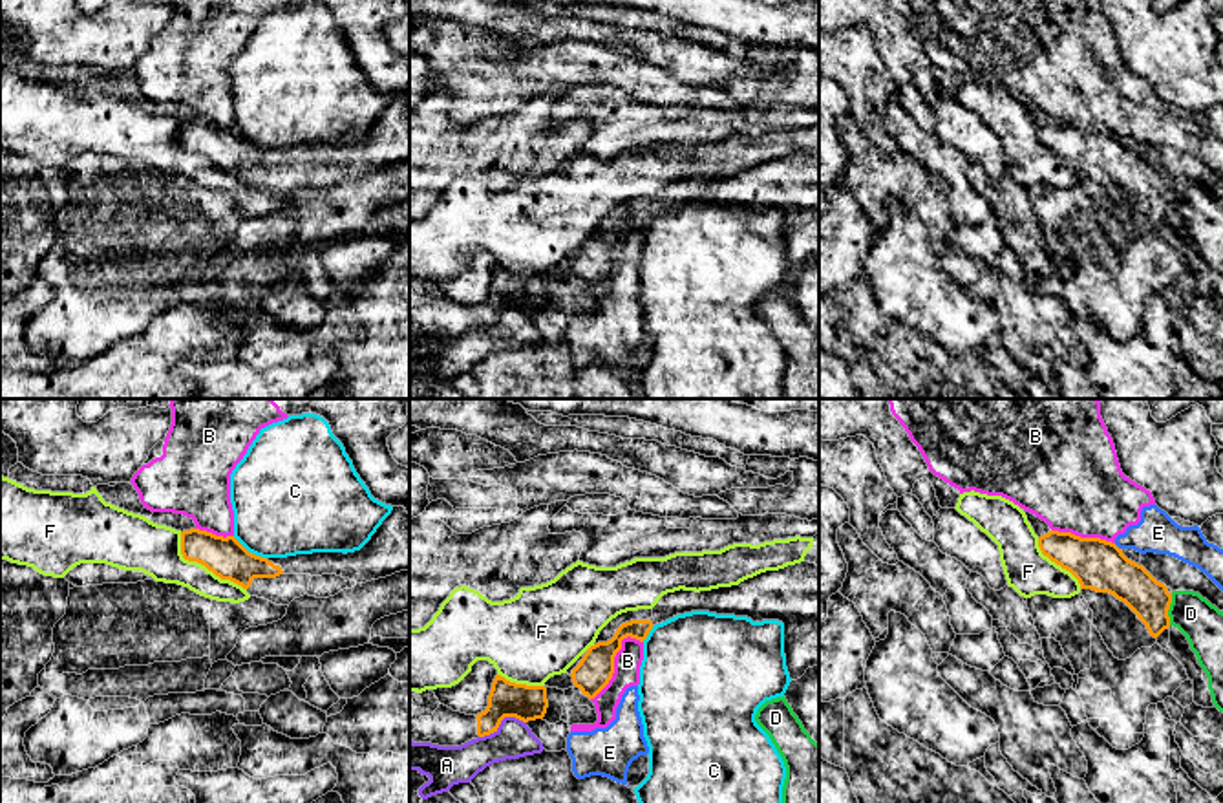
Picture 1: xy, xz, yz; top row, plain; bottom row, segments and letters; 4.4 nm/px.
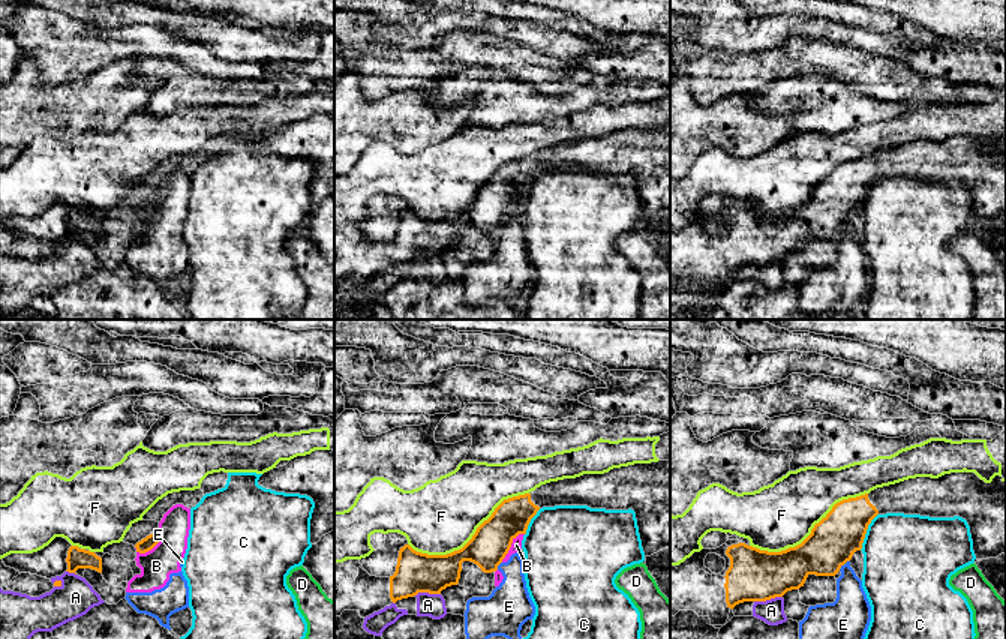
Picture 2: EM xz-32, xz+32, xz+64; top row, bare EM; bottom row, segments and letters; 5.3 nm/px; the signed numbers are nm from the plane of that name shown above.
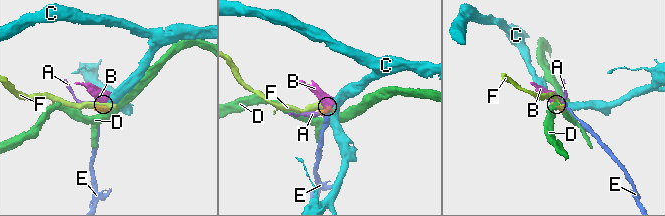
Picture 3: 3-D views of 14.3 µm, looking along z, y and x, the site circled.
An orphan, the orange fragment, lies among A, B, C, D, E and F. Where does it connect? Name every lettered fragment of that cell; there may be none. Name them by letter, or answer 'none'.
none

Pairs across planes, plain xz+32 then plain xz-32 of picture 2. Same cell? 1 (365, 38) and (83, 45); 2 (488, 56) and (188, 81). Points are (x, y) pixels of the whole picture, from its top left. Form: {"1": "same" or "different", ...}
{"1": "same", "2": "different"}

